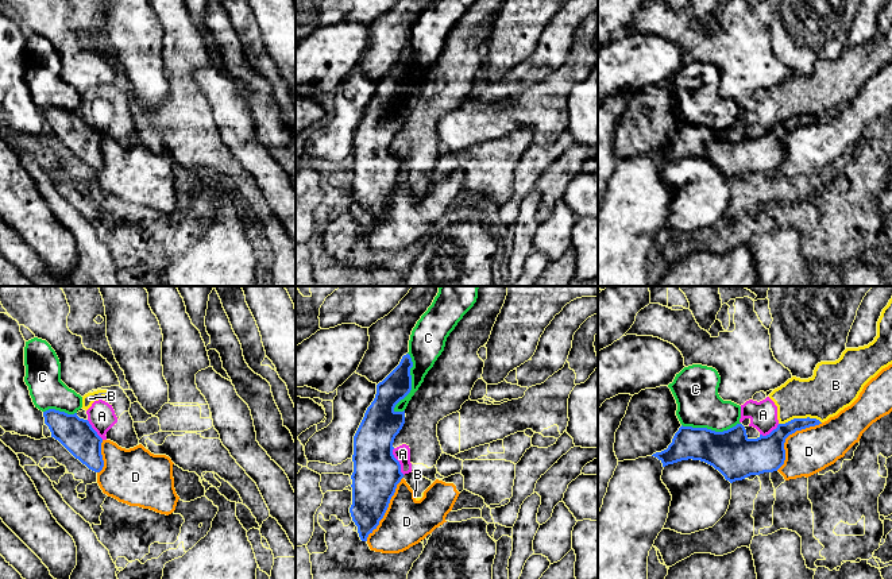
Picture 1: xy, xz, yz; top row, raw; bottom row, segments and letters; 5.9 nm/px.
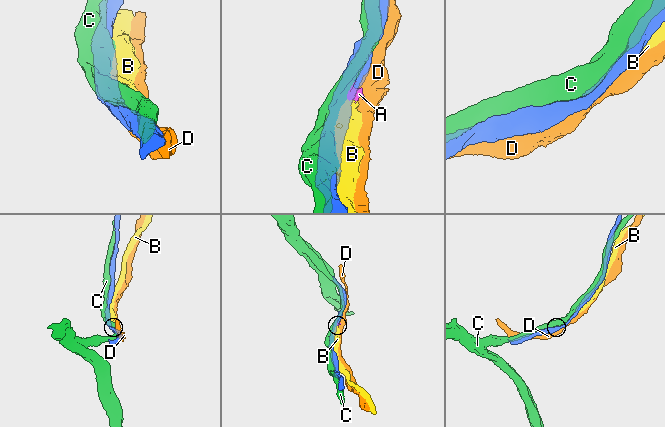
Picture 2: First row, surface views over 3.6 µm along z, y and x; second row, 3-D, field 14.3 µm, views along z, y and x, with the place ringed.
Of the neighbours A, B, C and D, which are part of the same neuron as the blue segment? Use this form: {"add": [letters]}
{"add": []}

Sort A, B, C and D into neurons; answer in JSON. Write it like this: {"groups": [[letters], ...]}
{"groups": [["A", "B"], ["C"], ["D"]]}

